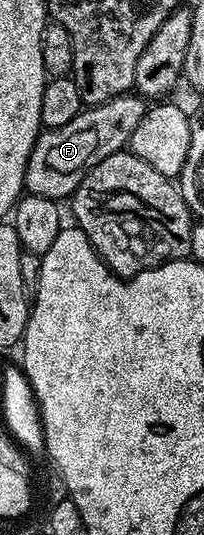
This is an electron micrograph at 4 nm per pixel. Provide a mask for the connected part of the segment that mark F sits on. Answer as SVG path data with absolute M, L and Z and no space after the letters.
M126 93L98 107L82 109L75 121L67 121L67 125L42 130L27 161L25 191L48 199L68 200L90 169L128 144L131 133L135 133L135 125L143 121L146 110L147 103L142 96Z

